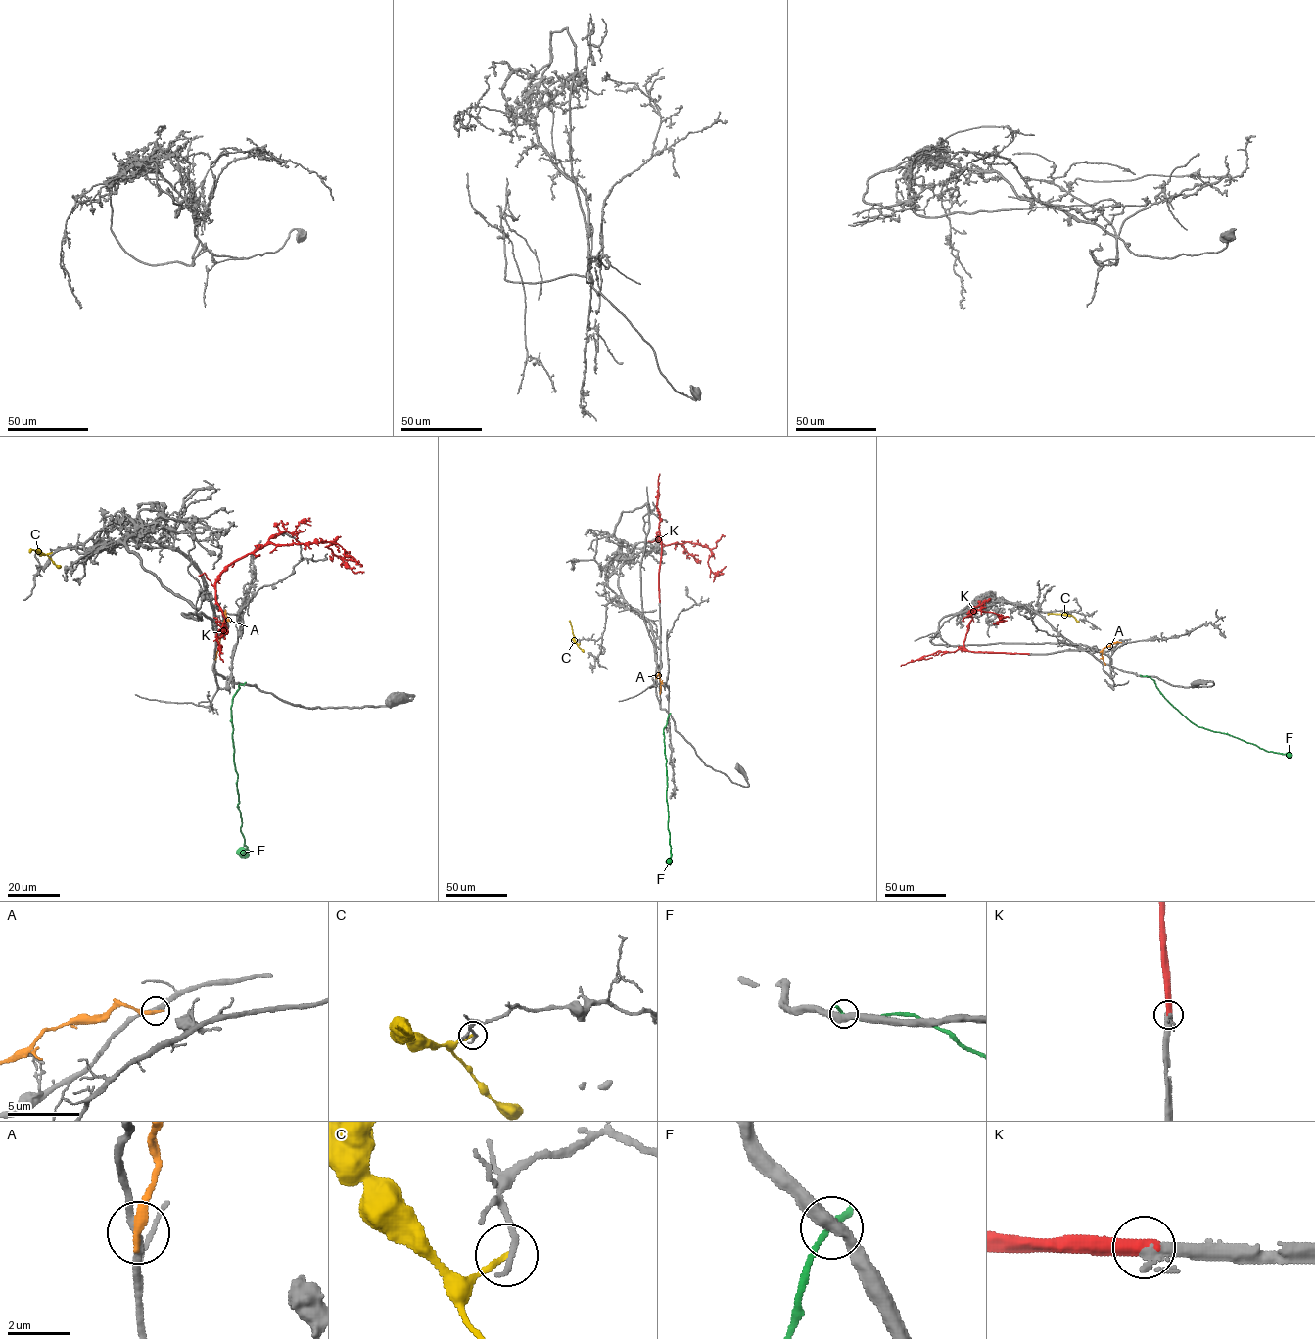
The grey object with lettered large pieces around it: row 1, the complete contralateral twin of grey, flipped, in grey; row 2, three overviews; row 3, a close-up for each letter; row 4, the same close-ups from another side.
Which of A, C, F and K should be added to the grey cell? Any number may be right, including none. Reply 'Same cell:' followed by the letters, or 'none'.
Same cell: K

